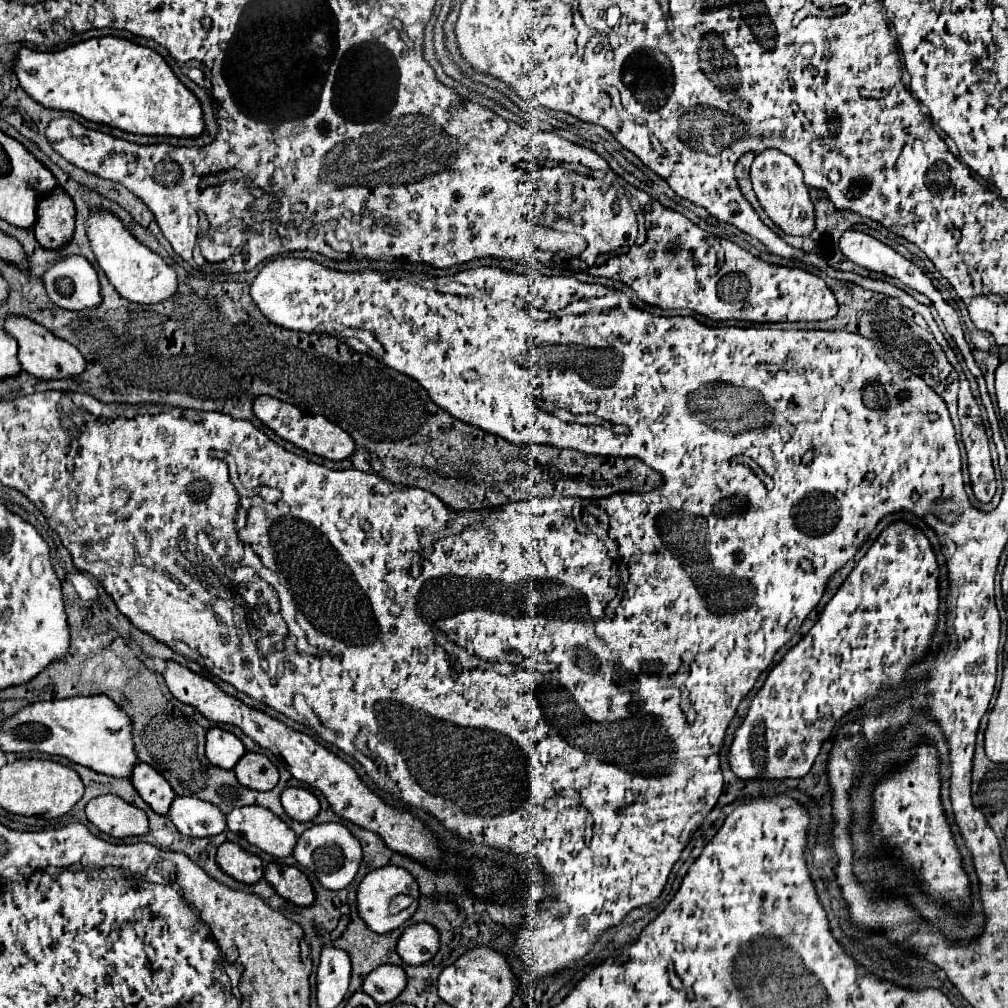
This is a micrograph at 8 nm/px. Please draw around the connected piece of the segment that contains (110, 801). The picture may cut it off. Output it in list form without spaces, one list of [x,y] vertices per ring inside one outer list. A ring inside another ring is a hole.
[[[101,795],[87,803],[87,819],[111,837],[141,837],[149,833],[147,815],[117,795]]]

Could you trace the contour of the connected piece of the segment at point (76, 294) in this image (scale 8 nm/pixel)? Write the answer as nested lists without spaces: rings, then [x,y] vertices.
[[[59,257],[47,265],[41,281],[57,307],[79,311],[99,305],[99,279],[85,257]]]

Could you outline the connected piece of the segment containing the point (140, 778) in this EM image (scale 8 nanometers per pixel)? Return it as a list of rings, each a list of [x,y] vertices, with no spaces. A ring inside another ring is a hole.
[[[137,763],[131,773],[131,783],[141,795],[141,799],[155,811],[155,813],[167,813],[167,807],[171,805],[171,799],[175,793],[171,791],[171,785],[159,775],[151,765]]]

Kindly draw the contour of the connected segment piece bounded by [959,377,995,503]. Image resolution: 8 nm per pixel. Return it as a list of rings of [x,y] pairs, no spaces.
[[[965,377],[959,379],[959,419],[973,493],[981,503],[989,503],[995,495],[995,471],[989,453],[989,439],[983,427],[979,405]]]

